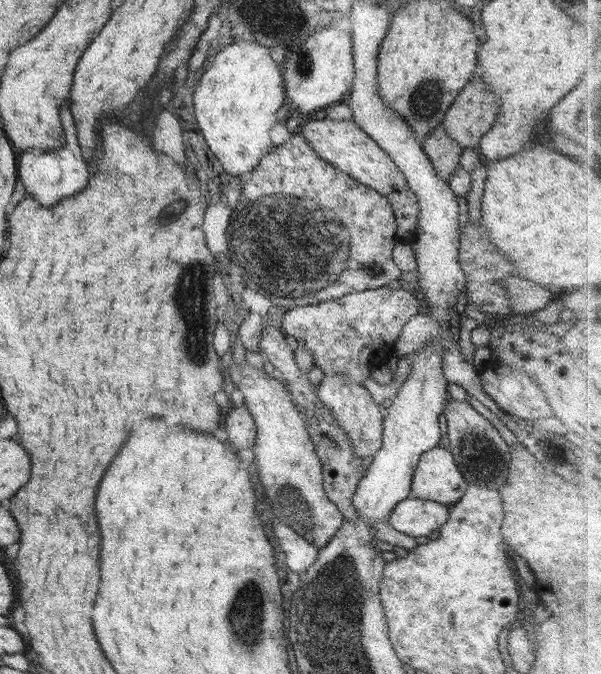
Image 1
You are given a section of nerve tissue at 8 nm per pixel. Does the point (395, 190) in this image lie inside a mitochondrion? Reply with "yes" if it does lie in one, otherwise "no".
no

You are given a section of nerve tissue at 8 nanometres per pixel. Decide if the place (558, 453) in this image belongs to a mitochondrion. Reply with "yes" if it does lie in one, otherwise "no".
no

